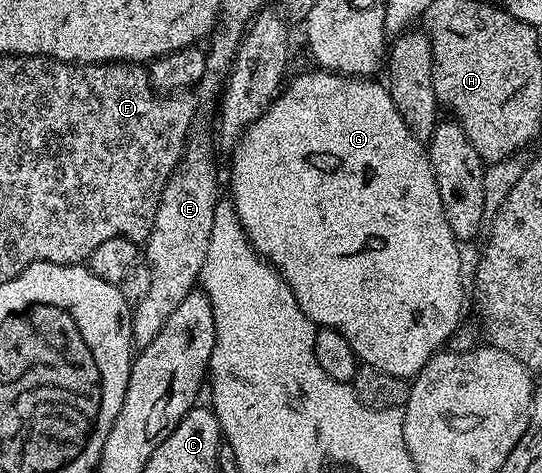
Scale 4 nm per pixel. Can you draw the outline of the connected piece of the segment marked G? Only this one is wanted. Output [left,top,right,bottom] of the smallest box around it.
[230,67,464,378]

